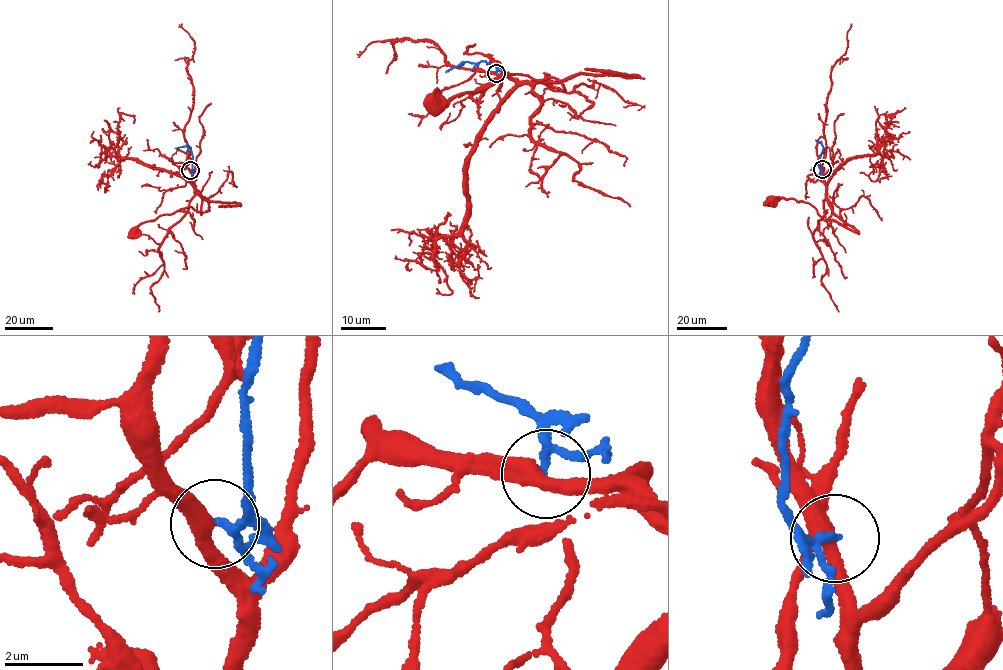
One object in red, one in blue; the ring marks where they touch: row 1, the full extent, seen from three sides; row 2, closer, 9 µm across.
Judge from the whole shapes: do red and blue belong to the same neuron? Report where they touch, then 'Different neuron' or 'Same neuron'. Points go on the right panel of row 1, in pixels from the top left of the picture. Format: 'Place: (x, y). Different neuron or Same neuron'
Place: (822, 169). Different neuron

